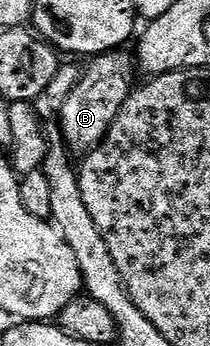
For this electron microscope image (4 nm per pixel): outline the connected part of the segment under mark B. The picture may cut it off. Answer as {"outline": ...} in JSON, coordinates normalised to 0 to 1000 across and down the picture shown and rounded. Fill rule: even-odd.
{"outline":[[[605,142],[514,145],[500,156],[452,159],[414,194],[395,194],[371,243],[352,243],[352,266],[314,277],[314,289],[276,309],[276,355],[290,387],[348,448],[395,451],[433,439],[524,382],[524,358],[562,347],[562,324],[581,301],[600,301],[610,275],[638,257],[629,223],[657,214],[657,182]]]}

